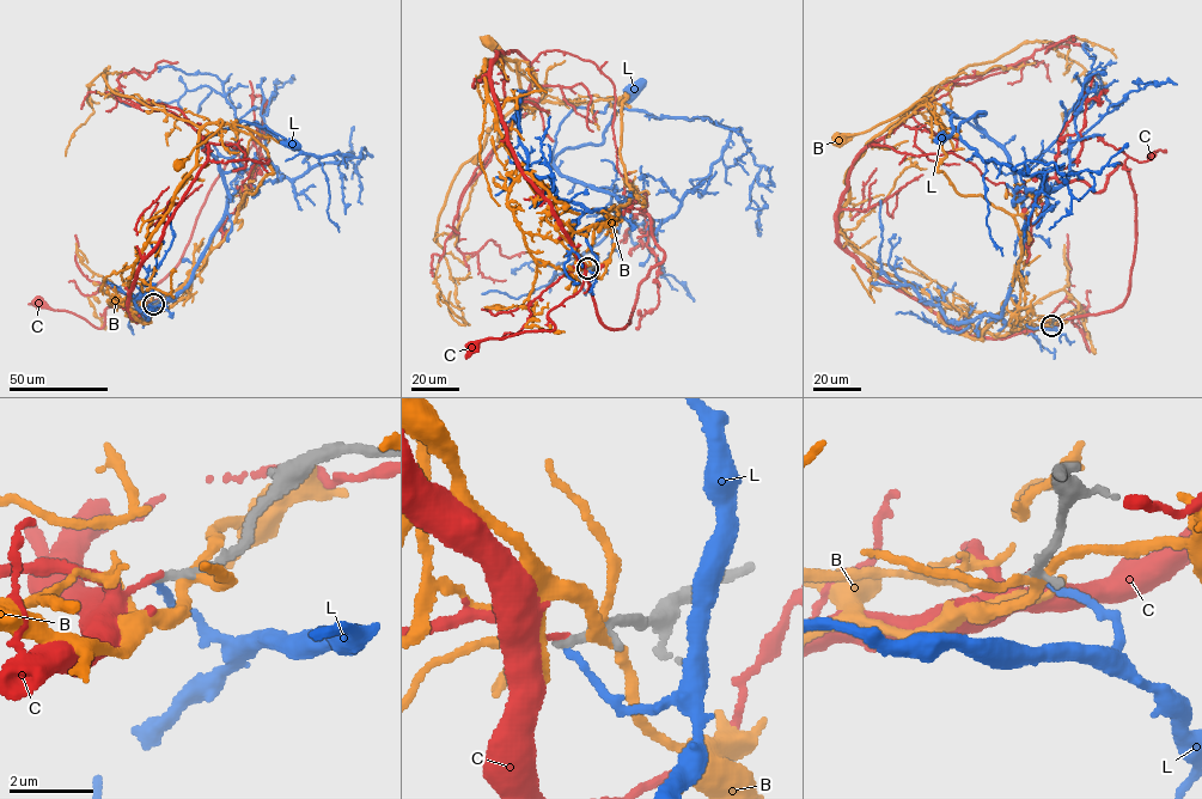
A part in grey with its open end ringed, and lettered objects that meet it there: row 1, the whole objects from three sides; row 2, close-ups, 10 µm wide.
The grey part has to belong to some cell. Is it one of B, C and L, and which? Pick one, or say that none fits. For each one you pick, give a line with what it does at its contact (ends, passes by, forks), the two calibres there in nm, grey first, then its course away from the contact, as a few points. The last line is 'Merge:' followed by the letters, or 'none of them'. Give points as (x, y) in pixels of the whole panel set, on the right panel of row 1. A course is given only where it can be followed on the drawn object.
Merge: none of them

